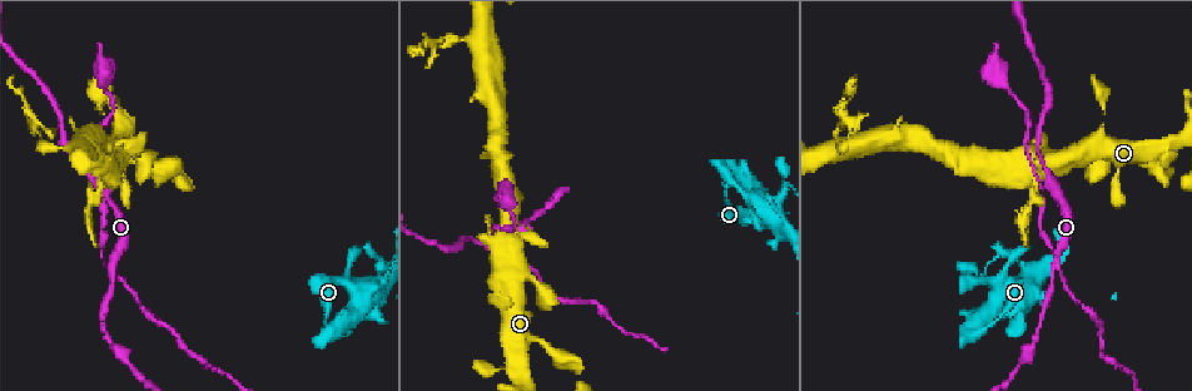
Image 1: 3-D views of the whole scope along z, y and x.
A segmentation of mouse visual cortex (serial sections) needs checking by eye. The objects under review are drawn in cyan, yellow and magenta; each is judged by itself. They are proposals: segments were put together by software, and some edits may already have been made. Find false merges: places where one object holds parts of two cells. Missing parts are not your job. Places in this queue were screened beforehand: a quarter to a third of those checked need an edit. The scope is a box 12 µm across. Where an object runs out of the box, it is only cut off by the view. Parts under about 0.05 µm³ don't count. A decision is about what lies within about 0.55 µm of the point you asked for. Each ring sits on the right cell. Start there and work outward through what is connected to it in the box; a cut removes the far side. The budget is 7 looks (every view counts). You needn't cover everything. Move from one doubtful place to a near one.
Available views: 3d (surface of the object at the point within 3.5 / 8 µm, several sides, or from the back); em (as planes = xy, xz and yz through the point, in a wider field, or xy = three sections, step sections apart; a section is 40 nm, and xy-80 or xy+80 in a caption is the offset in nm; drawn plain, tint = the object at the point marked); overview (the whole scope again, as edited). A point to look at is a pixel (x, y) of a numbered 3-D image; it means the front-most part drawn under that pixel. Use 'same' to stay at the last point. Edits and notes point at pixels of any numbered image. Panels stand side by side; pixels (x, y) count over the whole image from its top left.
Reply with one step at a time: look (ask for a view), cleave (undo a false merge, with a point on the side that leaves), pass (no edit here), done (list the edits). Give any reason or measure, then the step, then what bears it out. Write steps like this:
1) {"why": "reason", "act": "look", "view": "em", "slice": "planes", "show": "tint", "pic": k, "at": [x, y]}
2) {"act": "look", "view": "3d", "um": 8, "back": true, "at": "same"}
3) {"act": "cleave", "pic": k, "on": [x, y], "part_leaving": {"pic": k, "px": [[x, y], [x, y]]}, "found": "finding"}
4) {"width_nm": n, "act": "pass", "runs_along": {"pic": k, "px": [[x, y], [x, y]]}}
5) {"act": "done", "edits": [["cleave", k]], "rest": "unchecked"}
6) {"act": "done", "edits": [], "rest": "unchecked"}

{"why": "calibre changes", "act": "look", "view": "3d", "um": 3.5, "pic": 1, "at": [978, 331]}

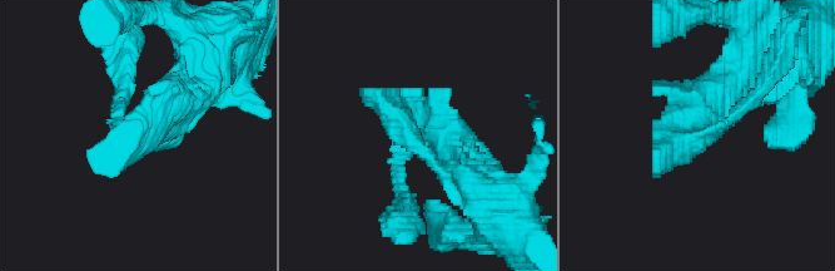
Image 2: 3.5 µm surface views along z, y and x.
{"why": "need the tissue", "act": "look", "view": "em", "slice": "planes", "show": "tint", "pic": 2, "at": [703, 134]}

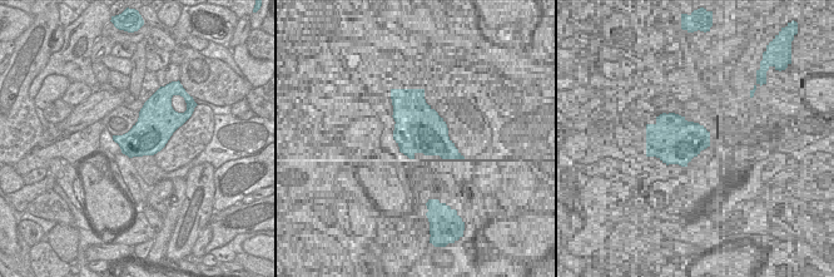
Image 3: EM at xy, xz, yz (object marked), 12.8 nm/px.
{"width_nm": 480, "act": "pass", "runs_along": {"pic": 2, "px": [[125, 87], [117, 118], [140, 133], [190, 83]]}, "found": "continuous, no second cell"}

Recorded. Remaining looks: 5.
{"why": "thick turns thin", "act": "look", "view": "em", "slice": "xy", "step": 1, "show": "tint", "pic": 1, "at": [369, 288]}

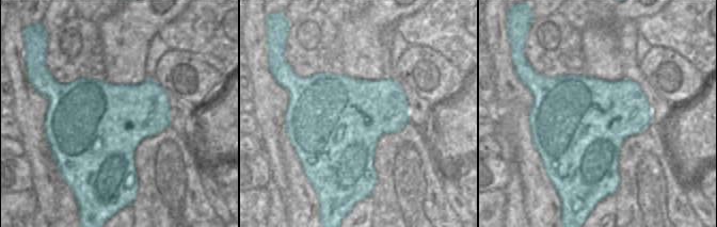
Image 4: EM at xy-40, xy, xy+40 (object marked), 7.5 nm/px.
{"act": "look", "view": "3d", "um": 3.5, "at": "same"}

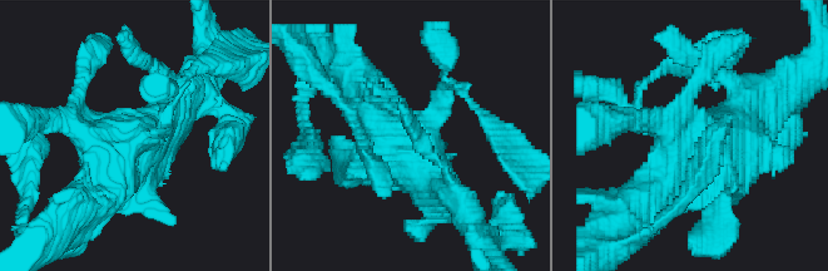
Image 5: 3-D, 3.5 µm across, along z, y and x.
{"act": "pass", "found": "continuous, no second cell"}

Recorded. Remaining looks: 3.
{"why": "three arms meet", "act": "look", "view": "3d", "um": 8, "pic": 1, "at": [1054, 185]}

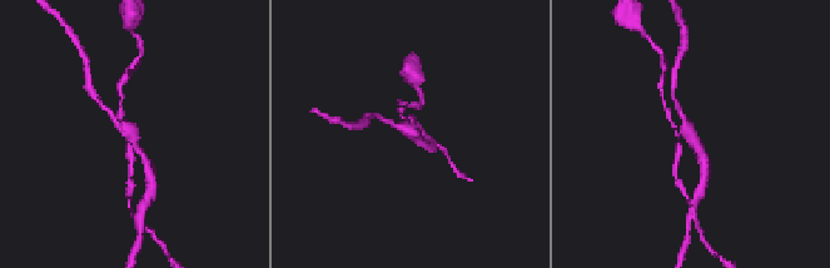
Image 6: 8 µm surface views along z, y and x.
{"act": "look", "view": "3d", "um": 3.5, "pic": 6, "at": [126, 128]}

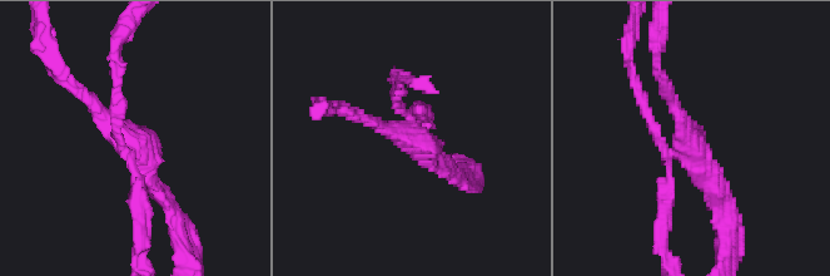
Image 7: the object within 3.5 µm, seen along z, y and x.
{"act": "cleave", "pic": 7, "on": [140, 201], "part_leaving": {"pic": 7, "px": [[128, 152], [117, 133], [120, 37]]}, "found": "two cells meet here"}

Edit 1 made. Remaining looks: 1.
{"act": "done", "edits": [["cleave", 7]], "rest": "unchecked"}

